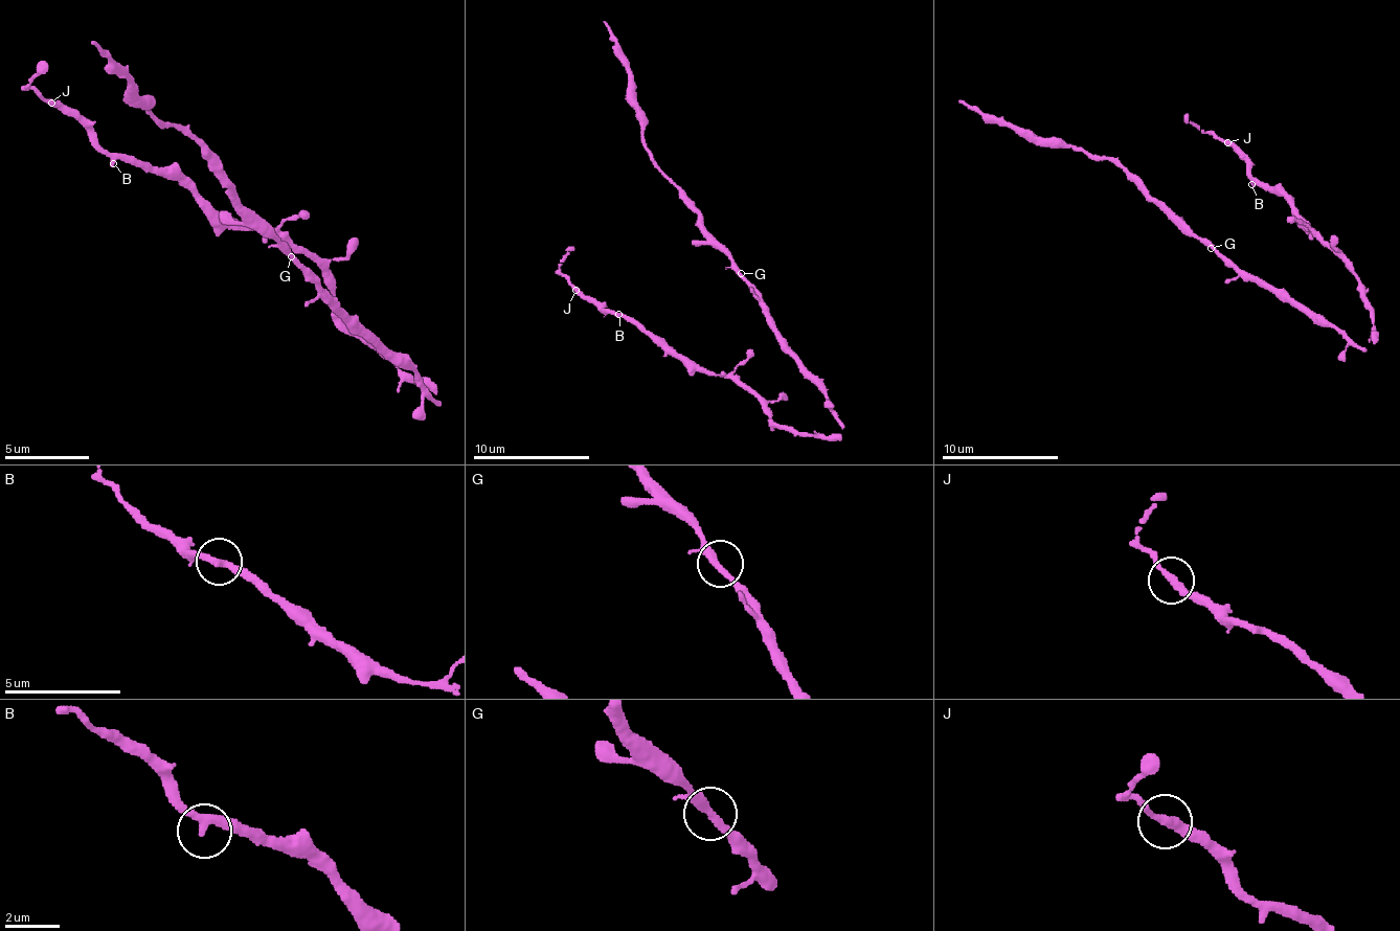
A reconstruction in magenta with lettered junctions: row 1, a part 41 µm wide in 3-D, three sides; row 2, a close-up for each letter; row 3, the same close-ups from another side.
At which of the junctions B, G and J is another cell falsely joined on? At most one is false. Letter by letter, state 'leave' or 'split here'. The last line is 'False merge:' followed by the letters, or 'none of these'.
B: leave
G: leave
J: leave
False merge: none of these

